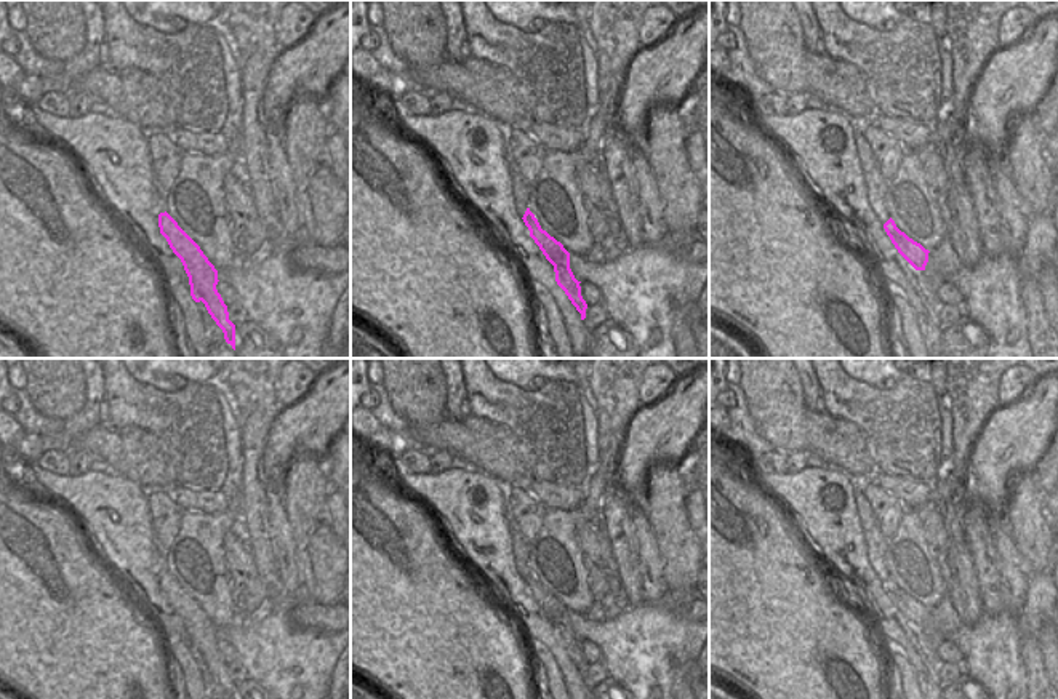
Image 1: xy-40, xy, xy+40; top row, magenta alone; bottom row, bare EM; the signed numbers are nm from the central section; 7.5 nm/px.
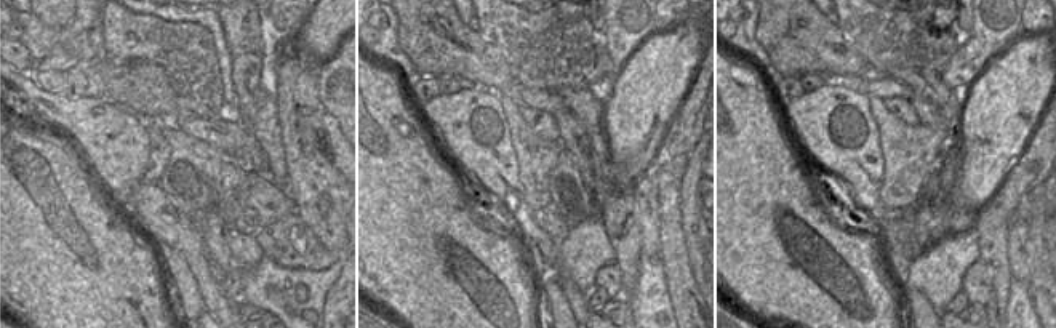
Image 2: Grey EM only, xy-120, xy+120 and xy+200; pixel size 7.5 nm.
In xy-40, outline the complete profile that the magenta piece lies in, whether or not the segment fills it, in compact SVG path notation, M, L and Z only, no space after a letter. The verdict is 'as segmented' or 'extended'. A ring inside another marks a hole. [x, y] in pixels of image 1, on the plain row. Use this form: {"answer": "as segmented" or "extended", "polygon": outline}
{"answer": "as segmented", "polygon": "M166 569L158 573L158 585L184 624L192 657L205 662L211 677L222 688L226 699L235 699L235 683L229 678L227 664L216 648L219 638L214 624Z"}

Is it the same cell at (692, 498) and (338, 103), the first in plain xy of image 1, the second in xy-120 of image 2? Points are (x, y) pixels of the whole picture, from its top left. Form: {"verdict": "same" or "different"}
{"verdict": "different"}

